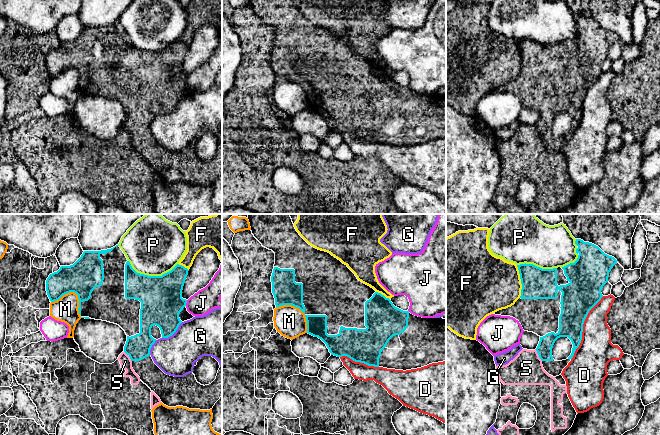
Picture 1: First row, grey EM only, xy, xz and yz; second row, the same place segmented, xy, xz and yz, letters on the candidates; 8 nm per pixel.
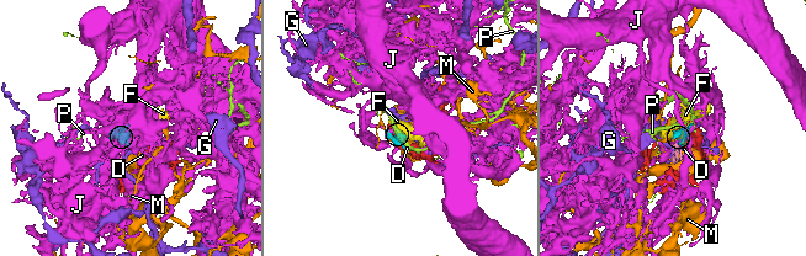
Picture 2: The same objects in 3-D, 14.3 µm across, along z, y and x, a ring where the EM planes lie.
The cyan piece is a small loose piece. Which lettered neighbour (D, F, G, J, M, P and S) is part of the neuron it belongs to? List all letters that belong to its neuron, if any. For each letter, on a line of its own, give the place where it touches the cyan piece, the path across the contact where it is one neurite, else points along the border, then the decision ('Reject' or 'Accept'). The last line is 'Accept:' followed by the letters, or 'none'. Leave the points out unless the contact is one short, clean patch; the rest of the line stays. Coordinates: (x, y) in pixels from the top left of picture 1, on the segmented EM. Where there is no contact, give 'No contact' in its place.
D: Touches cyan at yz (582, 328). Reject
F: Touches cyan at yz (521, 281). Reject
G: Touches cyan at xy (173, 333). Reject
J: Touches cyan at xy (186, 302). Reject
M: Touches cyan at xy (75, 292). Reject
P: Touches cyan at xy (151, 276). Reject
S: Touches cyan at yz (538, 354). Boundary: yz (535, 349), (542, 360). Reject
Accept: none

